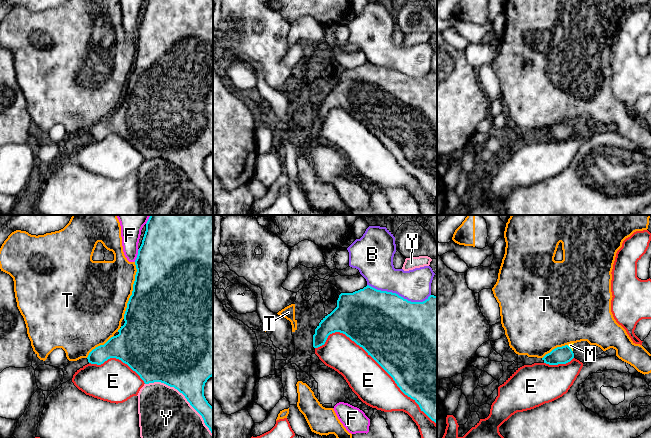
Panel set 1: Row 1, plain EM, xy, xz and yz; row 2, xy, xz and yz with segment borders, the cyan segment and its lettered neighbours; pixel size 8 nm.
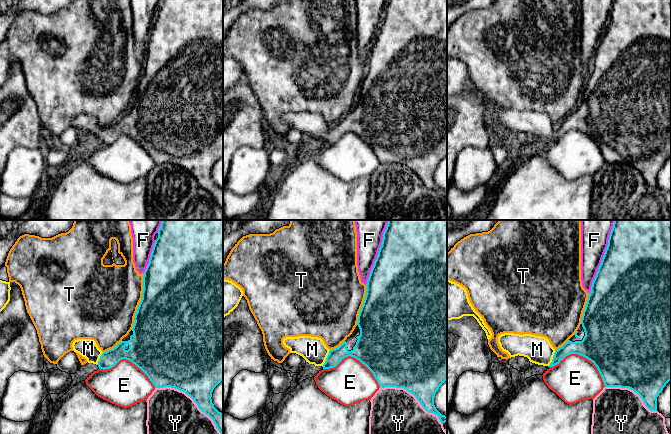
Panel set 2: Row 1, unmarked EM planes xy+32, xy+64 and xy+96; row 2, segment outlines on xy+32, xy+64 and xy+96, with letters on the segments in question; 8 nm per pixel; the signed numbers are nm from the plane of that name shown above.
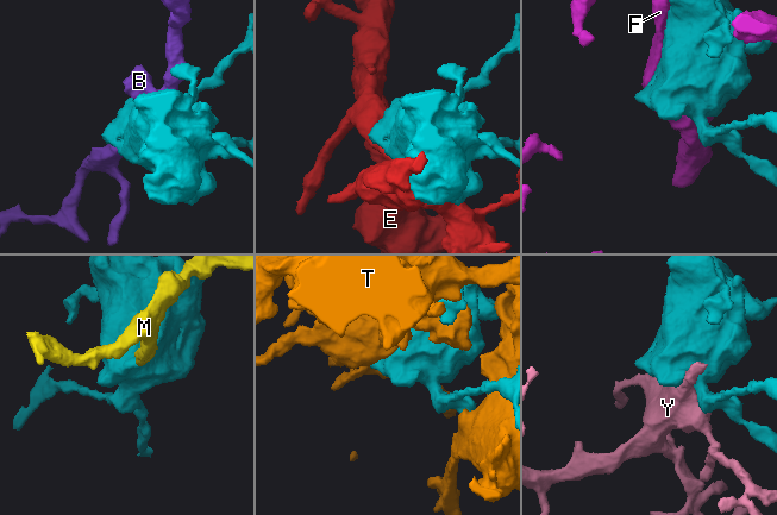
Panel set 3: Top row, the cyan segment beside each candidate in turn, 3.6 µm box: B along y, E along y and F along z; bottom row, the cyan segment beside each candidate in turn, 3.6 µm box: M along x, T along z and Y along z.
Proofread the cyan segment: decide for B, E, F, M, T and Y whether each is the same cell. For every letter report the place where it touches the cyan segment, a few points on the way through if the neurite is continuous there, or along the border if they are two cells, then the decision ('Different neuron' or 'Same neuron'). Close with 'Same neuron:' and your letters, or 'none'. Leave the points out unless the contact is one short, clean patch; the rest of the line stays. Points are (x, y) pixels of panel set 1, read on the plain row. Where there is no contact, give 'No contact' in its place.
B: Touches cyan at xz (398, 71). Different neuron
E: Touches cyan at xz (377, 138). Different neuron
F: Touches cyan at xy (137, 31). Different neuron
M: Touches cyan at yz (570, 124). Path across: yz (561, 131), (570, 124), (570, 121). Same neuron
T: Touches cyan at xy (133, 66). Different neuron
Y: Touches cyan at xy (184, 171). Different neuron
Same neuron: M

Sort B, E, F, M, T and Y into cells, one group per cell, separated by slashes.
B / E / F / M / T / Y

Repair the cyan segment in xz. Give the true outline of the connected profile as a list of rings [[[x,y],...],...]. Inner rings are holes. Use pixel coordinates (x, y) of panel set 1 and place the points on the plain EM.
[[[369,61],[353,69],[341,69],[337,83],[315,105],[313,123],[324,121],[328,112],[335,108],[345,110],[362,123],[437,201],[437,72],[430,71],[423,78],[411,78],[396,69],[377,66]]]

